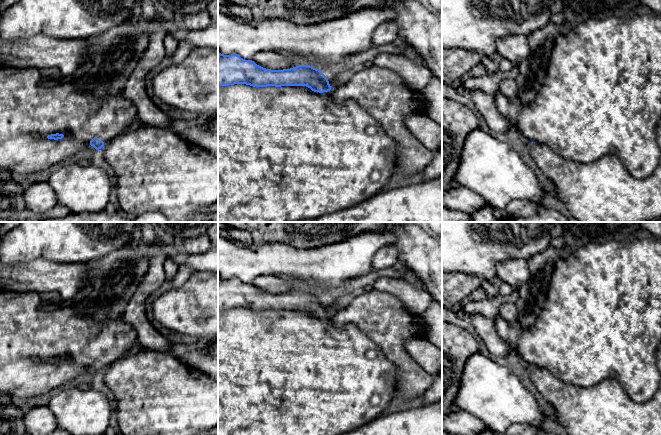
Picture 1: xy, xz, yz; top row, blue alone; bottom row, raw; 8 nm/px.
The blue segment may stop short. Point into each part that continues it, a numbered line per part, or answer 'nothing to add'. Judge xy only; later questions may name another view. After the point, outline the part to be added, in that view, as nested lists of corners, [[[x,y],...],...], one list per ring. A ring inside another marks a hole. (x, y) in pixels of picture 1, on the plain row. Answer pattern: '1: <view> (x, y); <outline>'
1: xy (31, 333); [[[0,291],[0,393],[8,397],[33,398],[45,396],[59,387],[73,384],[97,374],[90,365],[97,361],[104,369],[136,349],[137,334],[122,318],[96,322],[81,315],[72,306],[49,308],[35,292]],[[51,358],[63,358],[62,363],[48,363]]]

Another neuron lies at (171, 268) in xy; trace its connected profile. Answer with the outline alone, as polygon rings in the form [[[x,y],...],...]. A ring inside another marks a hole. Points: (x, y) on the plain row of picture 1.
[[[166,257],[163,267],[165,272],[165,280],[172,281],[178,273],[179,266],[171,257]]]

